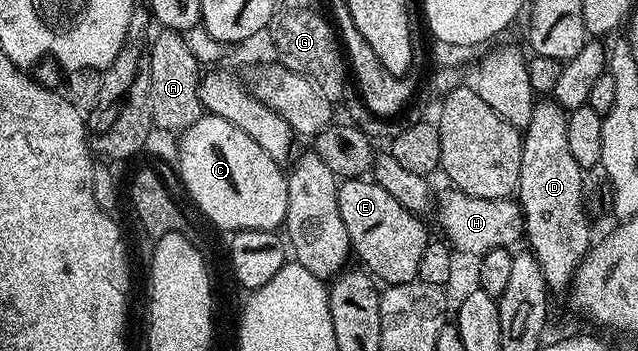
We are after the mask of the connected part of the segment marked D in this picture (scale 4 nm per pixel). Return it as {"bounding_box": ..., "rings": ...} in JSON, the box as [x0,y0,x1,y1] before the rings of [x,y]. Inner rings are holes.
{"bounding_box":[518,101,594,292],"rings":[[[540,101],[532,108],[530,125],[523,128],[522,165],[518,202],[524,214],[527,250],[542,265],[549,292],[567,292],[578,265],[588,253],[594,236],[584,212],[585,172],[570,153],[566,138],[568,112],[555,101]]]}

